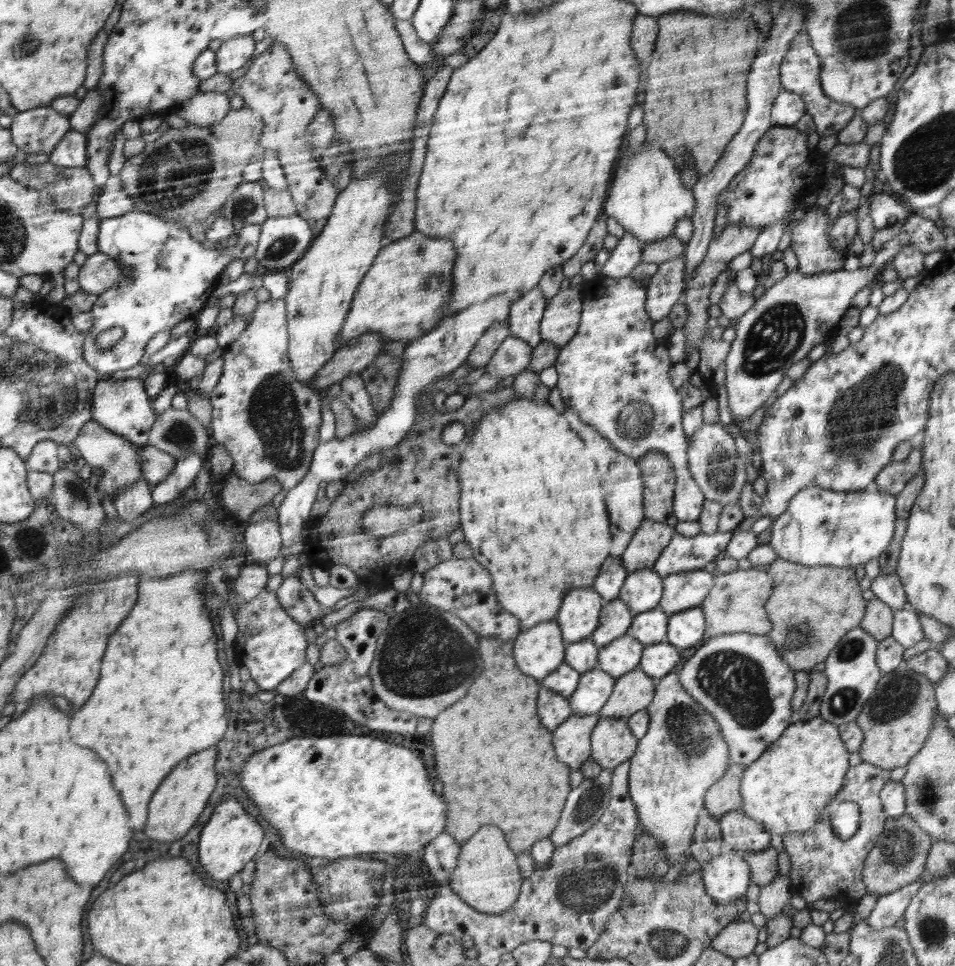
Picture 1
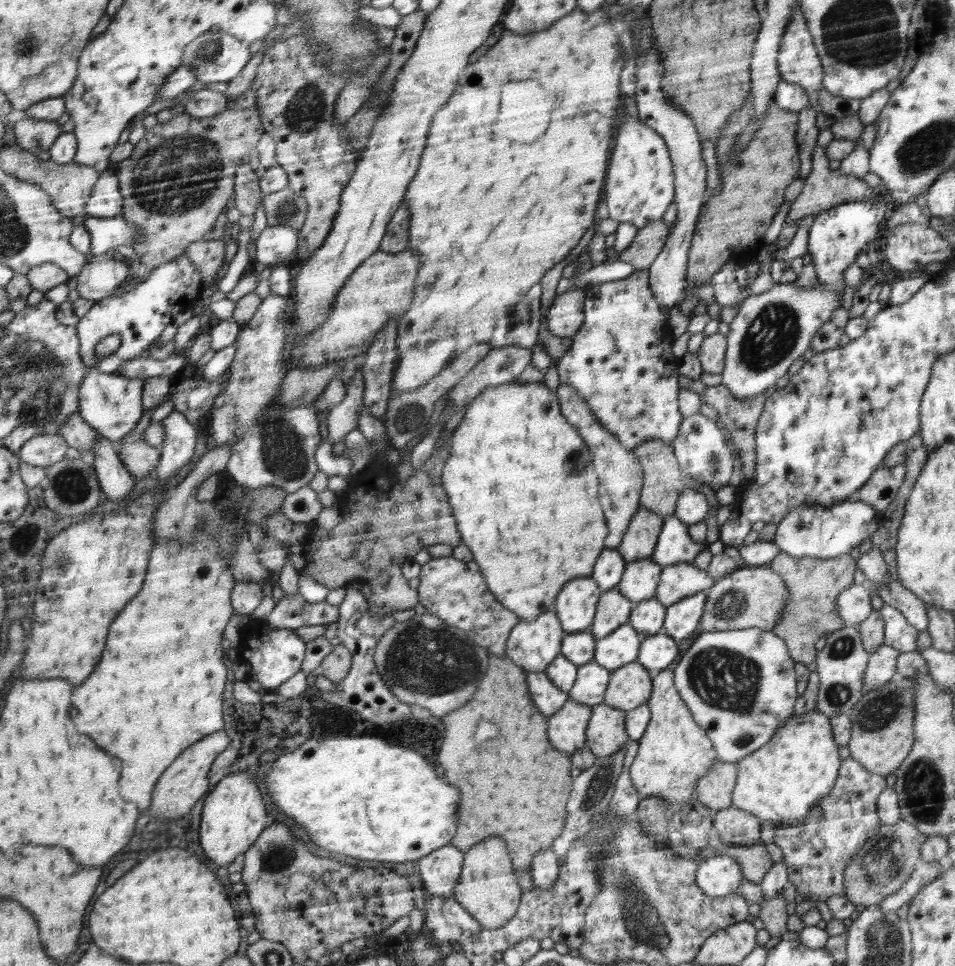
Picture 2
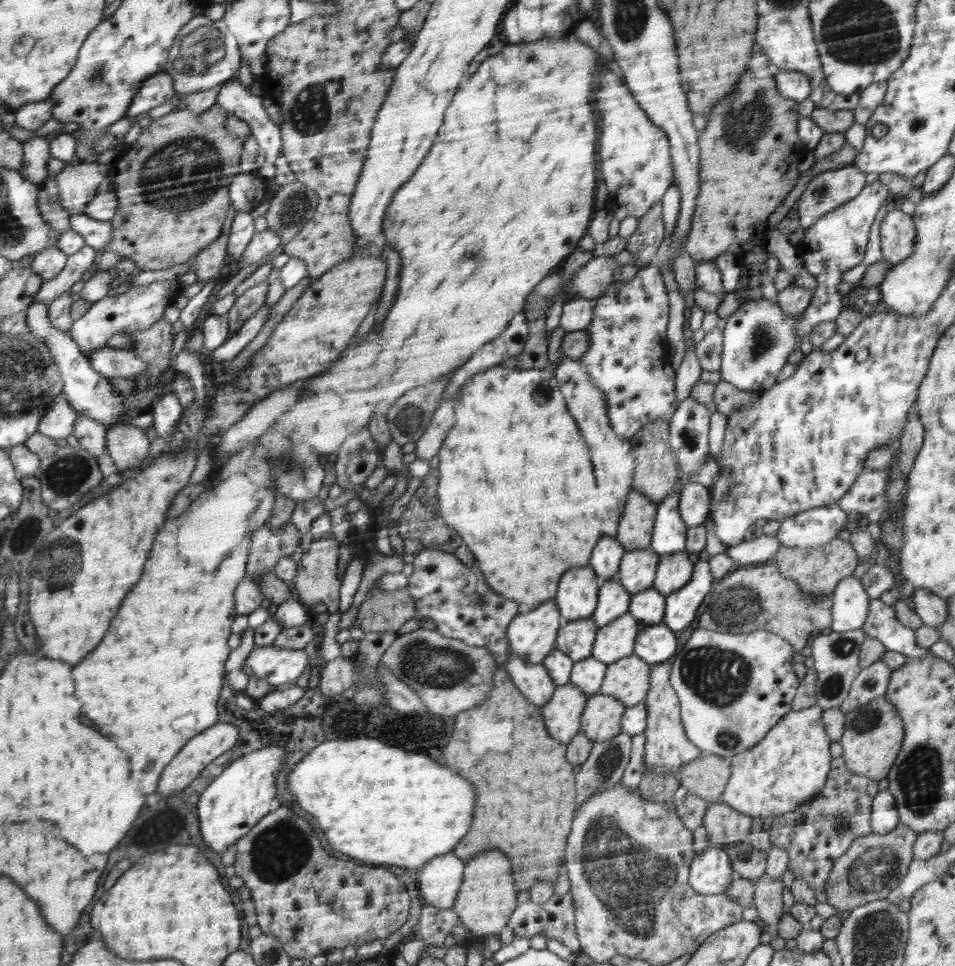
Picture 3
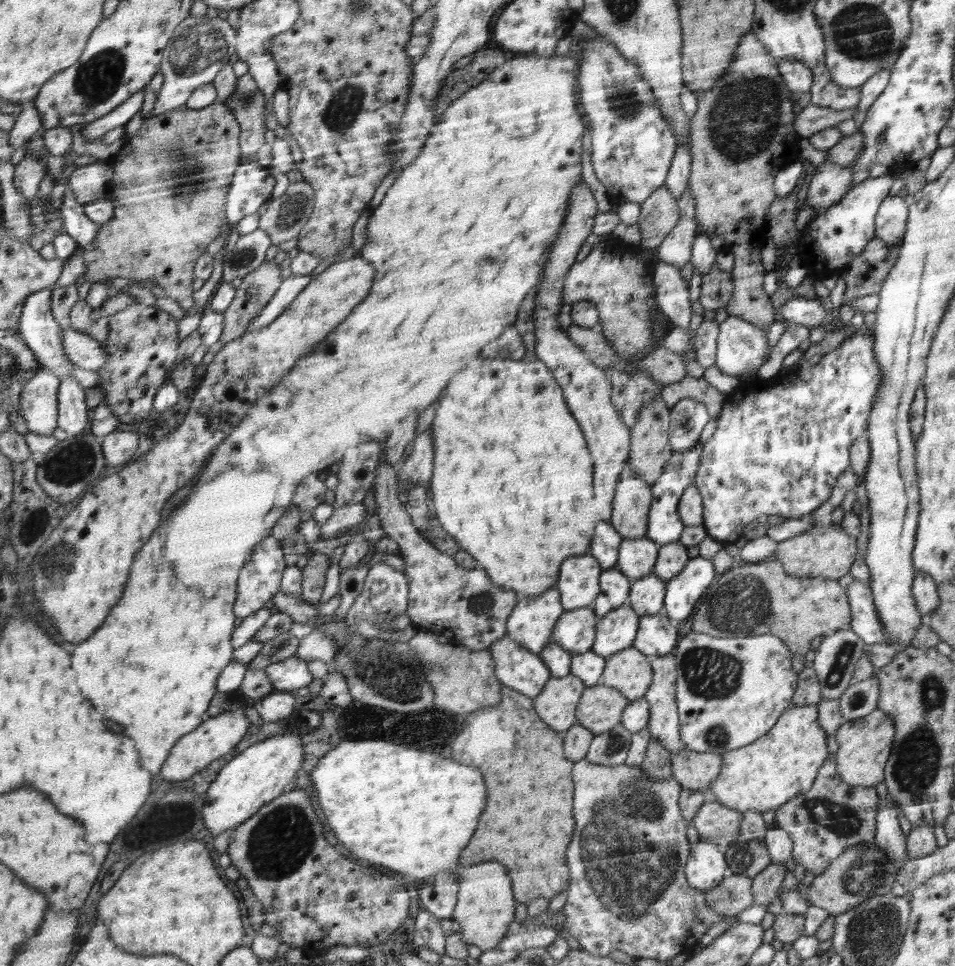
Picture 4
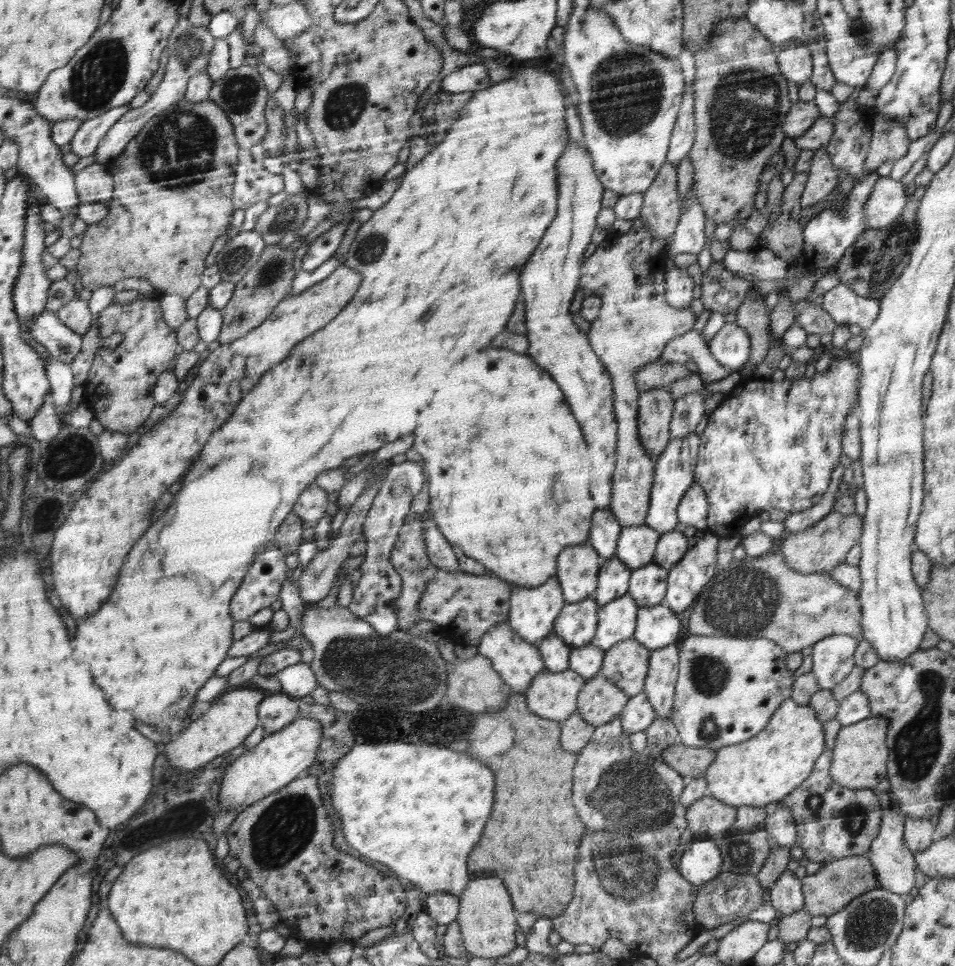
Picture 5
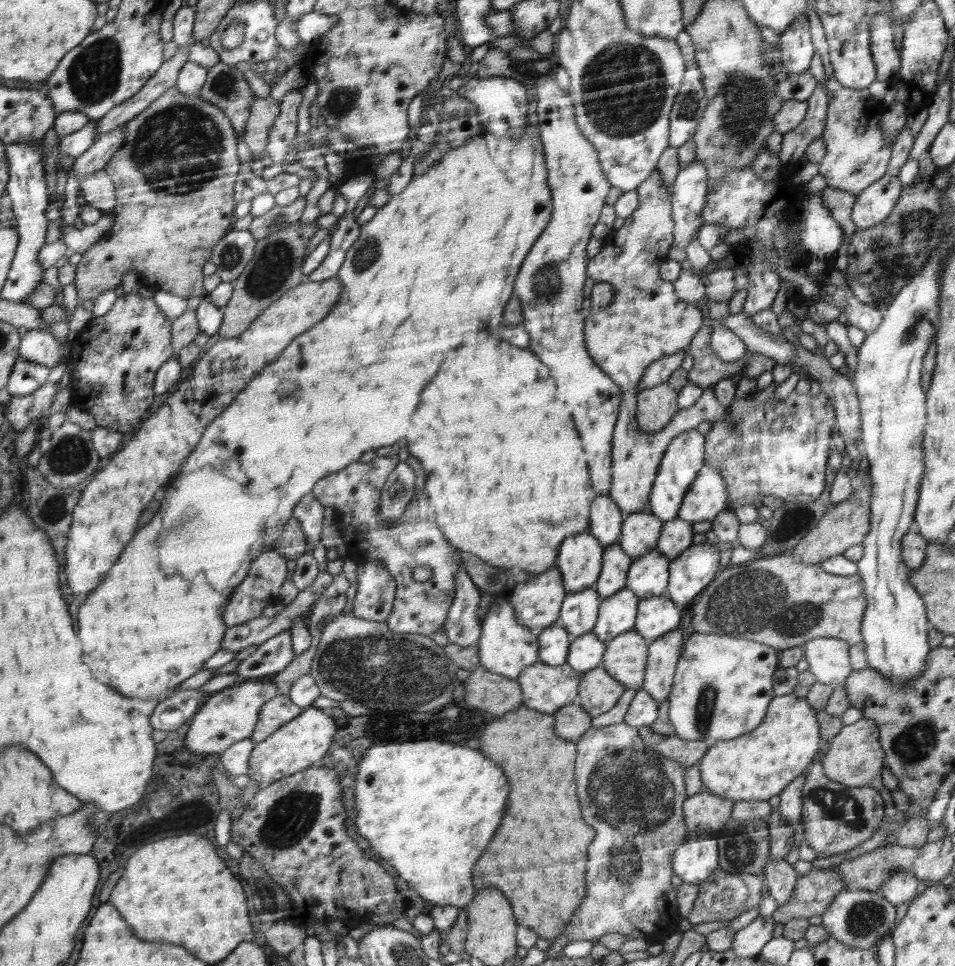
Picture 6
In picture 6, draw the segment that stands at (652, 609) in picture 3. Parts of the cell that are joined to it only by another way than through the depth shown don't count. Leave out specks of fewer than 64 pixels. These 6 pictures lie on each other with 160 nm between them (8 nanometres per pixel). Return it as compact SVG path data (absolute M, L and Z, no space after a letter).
M658 549L636 558L627 574L626 588L648 600L662 596L670 582L670 560Z

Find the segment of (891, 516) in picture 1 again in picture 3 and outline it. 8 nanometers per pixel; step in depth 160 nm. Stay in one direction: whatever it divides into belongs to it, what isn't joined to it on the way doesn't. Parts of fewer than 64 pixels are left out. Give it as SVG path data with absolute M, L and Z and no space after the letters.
M836 504L826 505L815 509L806 510L781 521L776 532L776 538L785 547L796 547L798 549L814 549L819 546L830 544L838 537L838 532L846 524L848 512Z

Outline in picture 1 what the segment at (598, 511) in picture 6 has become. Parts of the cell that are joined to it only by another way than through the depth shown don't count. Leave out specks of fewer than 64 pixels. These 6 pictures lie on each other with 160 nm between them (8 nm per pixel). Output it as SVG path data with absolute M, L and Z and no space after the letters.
M608 556L602 562L600 574L596 576L592 587L609 601L618 599L622 583L628 574L621 557Z

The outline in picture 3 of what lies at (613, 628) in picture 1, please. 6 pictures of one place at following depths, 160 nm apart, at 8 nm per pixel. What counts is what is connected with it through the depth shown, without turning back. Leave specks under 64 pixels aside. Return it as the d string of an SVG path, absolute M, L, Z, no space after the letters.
M616 577L604 581L598 592L597 607L591 614L596 626L602 628L622 617L628 610L630 593Z

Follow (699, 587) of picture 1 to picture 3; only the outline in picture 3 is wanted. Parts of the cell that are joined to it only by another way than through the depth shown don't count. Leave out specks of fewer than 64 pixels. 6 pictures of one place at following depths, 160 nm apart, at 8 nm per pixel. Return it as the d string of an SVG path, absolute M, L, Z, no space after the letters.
M685 551L662 557L653 587L665 596L682 589L695 576L692 575L694 566L688 556L689 553Z

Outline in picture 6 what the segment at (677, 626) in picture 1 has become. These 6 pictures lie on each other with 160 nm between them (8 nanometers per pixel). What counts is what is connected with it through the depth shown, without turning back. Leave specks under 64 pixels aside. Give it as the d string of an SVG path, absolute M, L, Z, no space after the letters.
M700 543L687 549L684 553L680 553L674 560L670 560L670 582L666 588L666 595L677 604L688 604L696 594L700 594L712 582L716 572L718 572L718 560L722 560L722 556L718 556L722 552L718 552L714 548L714 544Z

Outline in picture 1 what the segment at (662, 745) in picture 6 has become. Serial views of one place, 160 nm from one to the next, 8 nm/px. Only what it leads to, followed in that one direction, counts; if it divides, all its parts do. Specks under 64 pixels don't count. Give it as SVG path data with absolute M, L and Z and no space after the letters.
M732 763L732 770L724 774L724 782L716 782L712 790L708 790L708 814L722 818L724 814L734 813L742 807L742 782L745 767Z

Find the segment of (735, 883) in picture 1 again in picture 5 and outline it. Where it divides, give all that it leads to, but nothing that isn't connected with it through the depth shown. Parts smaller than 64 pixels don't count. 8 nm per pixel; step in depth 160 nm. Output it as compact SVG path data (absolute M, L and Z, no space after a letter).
M712 840L692 842L680 859L680 874L697 886L706 885L718 877L723 856Z

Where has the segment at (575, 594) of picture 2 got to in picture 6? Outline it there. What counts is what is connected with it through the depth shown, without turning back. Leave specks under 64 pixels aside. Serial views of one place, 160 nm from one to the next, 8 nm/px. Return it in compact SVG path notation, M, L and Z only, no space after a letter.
M590 532L568 537L564 550L560 550L560 562L556 561L562 572L563 585L569 593L580 593L593 587L602 568L602 543Z

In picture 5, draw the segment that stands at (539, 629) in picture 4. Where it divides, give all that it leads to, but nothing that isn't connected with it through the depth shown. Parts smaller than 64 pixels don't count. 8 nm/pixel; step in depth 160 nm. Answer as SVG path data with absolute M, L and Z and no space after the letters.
M552 577L544 585L532 588L524 588L514 585L511 597L511 612L507 621L516 634L519 634L525 641L532 644L547 638L554 633L555 622L559 618L559 613L566 606L566 599L563 597L563 587L560 586L559 578Z

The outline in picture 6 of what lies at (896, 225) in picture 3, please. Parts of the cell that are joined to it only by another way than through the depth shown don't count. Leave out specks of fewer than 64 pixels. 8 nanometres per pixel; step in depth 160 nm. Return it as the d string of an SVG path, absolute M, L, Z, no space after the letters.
M887 174L870 187L858 193L851 210L851 219L857 230L862 230L886 220L904 189L897 175Z

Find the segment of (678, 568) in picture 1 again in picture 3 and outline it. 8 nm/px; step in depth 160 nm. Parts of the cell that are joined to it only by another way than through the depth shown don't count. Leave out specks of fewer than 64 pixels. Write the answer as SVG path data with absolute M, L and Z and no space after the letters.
M676 489L666 500L657 503L650 548L662 557L686 551L688 526L679 513L680 495L681 490Z

